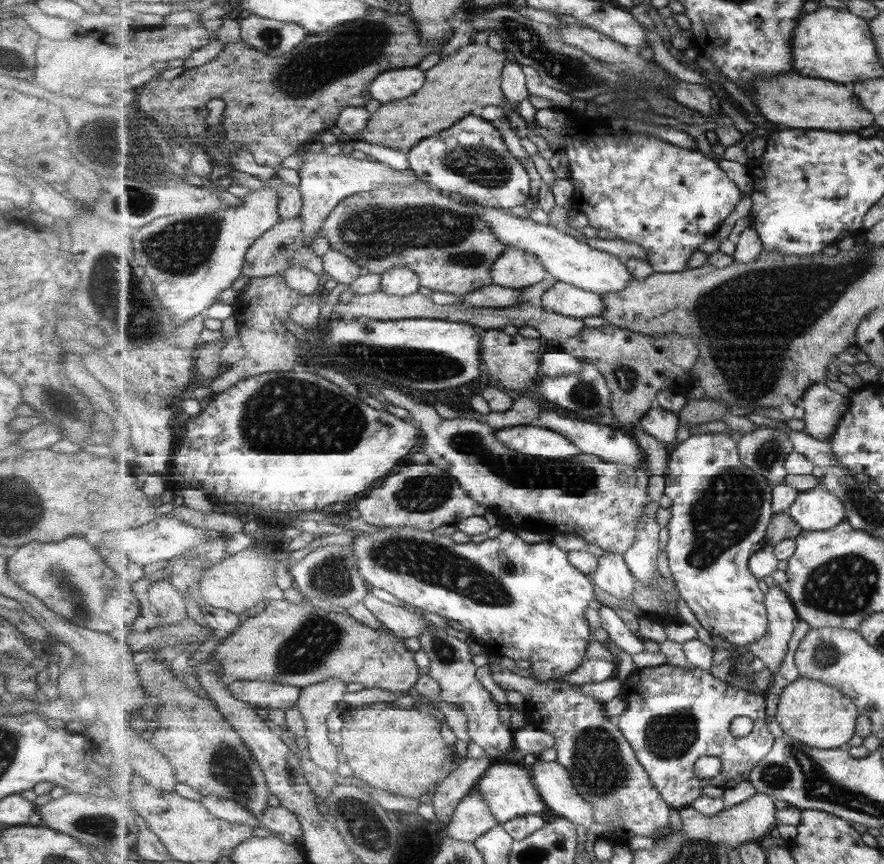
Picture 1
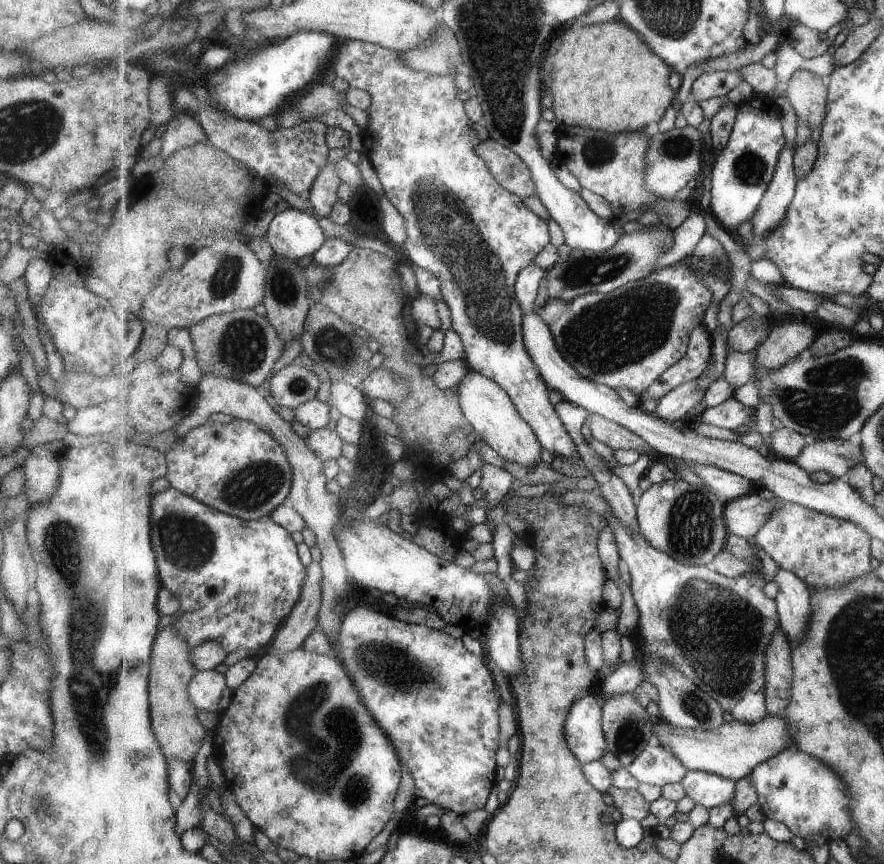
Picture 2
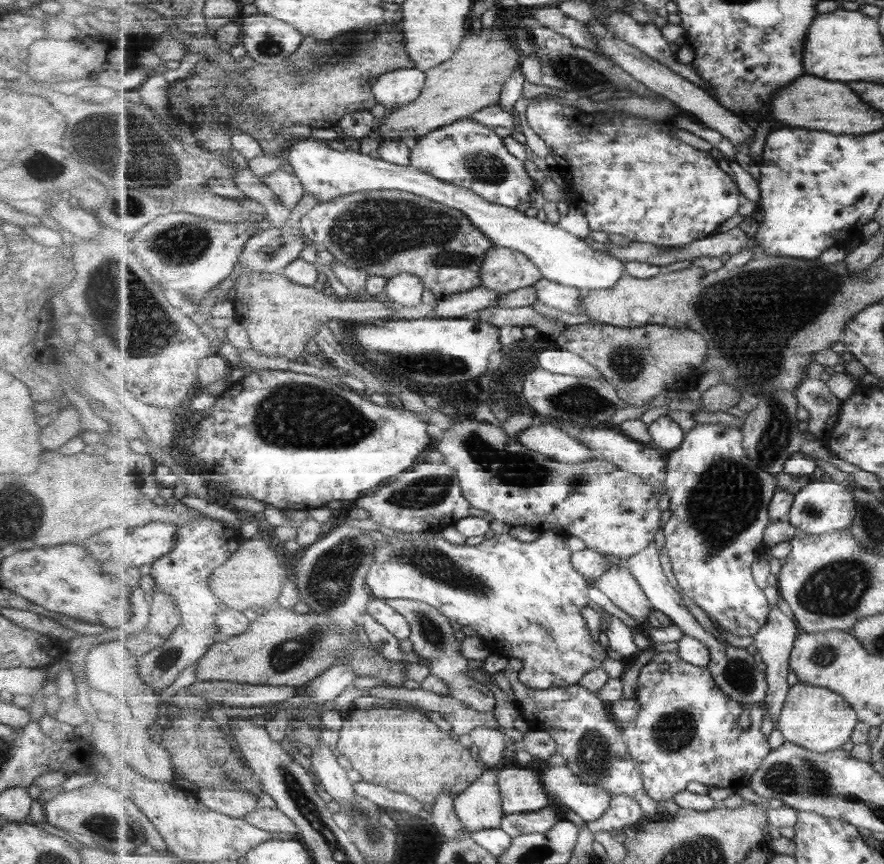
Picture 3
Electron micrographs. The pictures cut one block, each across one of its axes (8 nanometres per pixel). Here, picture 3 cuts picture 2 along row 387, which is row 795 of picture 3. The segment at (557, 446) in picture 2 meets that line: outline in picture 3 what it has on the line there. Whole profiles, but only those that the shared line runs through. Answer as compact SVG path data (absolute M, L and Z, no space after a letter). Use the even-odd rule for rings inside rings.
M523 766L499 769L499 790L503 792L503 810L506 814L519 812L539 812L552 805L550 795L543 786L542 776Z

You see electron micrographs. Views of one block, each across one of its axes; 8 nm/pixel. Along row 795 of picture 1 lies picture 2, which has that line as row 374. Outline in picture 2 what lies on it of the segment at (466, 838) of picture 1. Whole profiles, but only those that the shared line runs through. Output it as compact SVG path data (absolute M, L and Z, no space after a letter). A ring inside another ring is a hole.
M470 369L459 382L460 403L466 418L474 426L479 439L484 439L499 456L521 466L535 466L541 460L543 445L535 434L534 427L519 414L514 399L499 386L479 371Z

